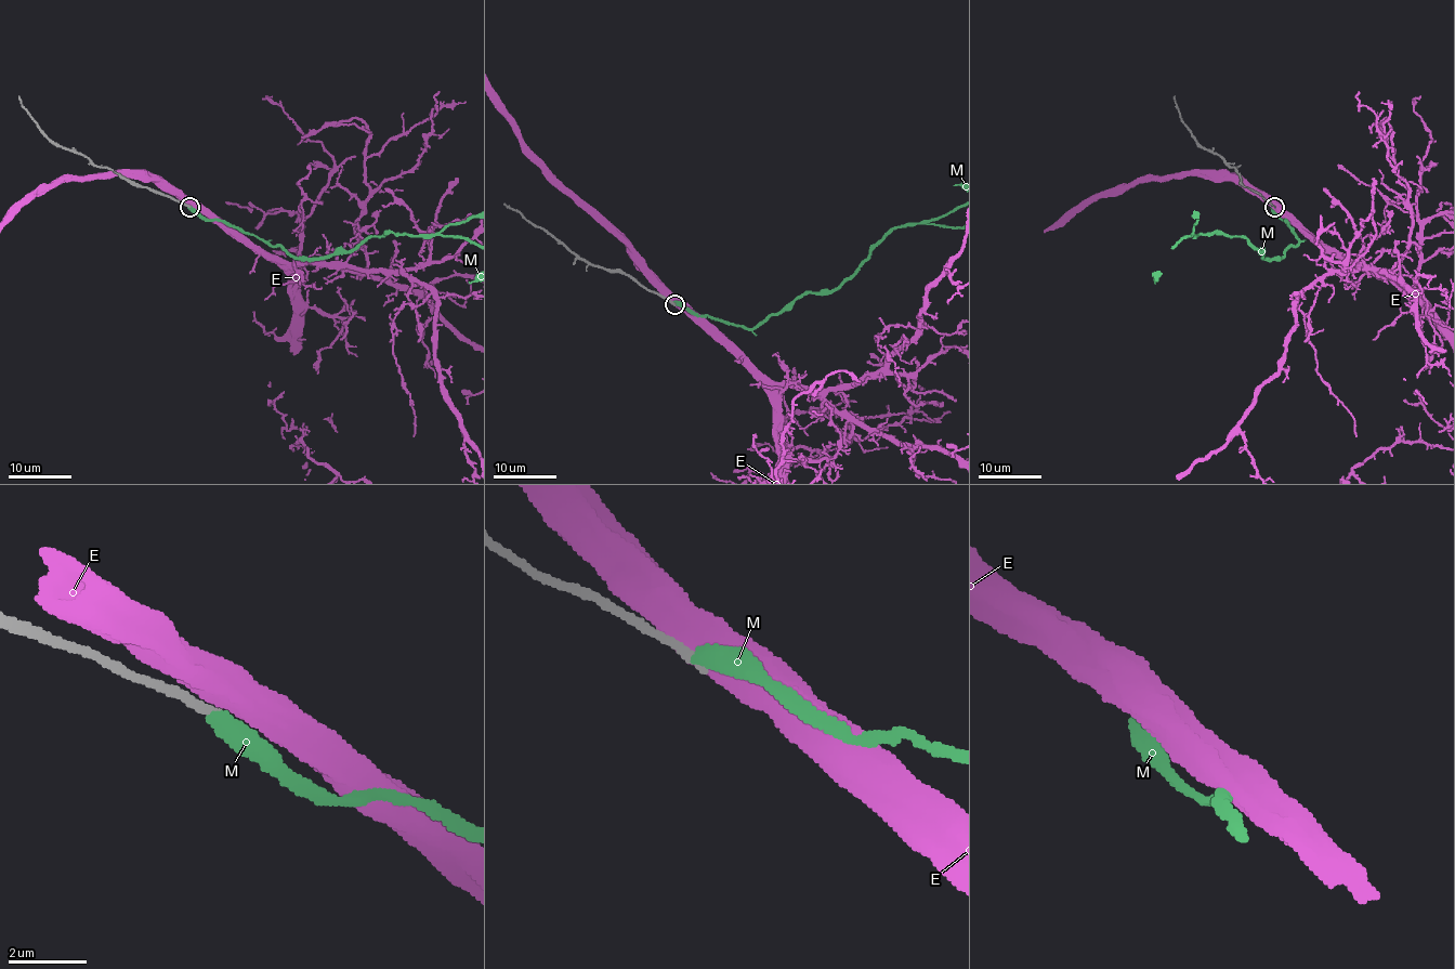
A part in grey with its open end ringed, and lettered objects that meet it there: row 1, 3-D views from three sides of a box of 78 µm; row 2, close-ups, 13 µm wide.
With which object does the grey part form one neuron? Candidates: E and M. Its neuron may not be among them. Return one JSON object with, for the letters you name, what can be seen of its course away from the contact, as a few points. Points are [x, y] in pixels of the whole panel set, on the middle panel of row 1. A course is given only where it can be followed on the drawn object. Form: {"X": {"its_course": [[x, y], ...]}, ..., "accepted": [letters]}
{"accepted": []}

